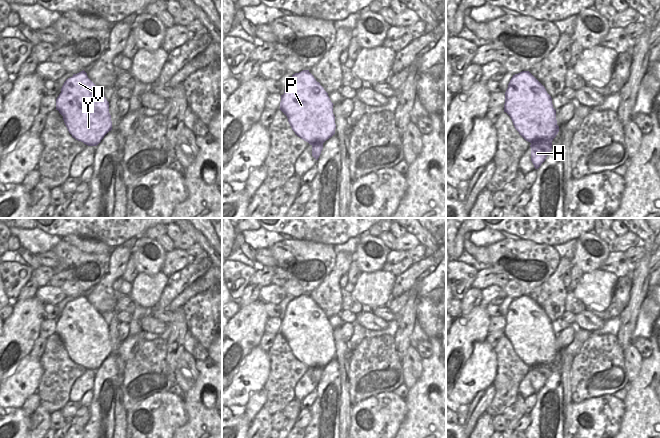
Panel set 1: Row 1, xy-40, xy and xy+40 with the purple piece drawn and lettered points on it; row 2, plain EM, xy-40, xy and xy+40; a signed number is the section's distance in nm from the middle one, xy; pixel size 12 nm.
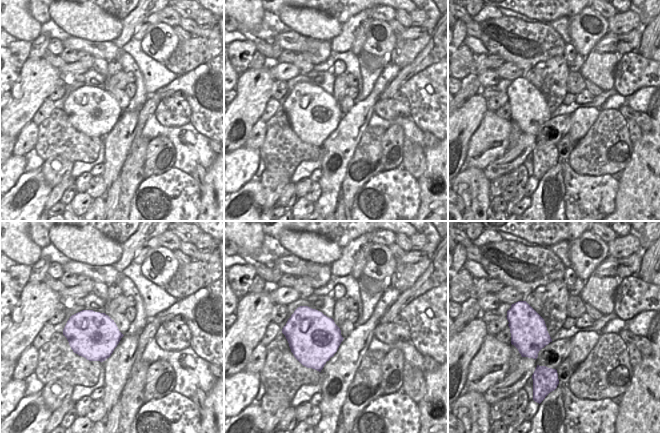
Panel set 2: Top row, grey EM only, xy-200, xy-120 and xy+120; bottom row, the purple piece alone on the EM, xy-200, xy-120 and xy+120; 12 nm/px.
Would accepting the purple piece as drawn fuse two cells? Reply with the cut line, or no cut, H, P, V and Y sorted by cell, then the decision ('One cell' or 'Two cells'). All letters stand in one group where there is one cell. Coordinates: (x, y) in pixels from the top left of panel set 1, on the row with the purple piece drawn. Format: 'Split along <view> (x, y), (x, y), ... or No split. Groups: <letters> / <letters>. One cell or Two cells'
Split along xy+40 (551, 140), (536, 140), (531, 143). Groups: H / P V Y. Two cells

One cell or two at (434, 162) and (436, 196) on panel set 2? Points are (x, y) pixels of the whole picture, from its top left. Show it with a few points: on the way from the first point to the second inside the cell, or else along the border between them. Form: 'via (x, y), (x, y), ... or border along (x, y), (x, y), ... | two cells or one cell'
via (434, 171), (430, 178), (428, 189) | one cell

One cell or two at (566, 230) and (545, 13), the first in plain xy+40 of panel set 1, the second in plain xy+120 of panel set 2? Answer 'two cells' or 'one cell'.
one cell

